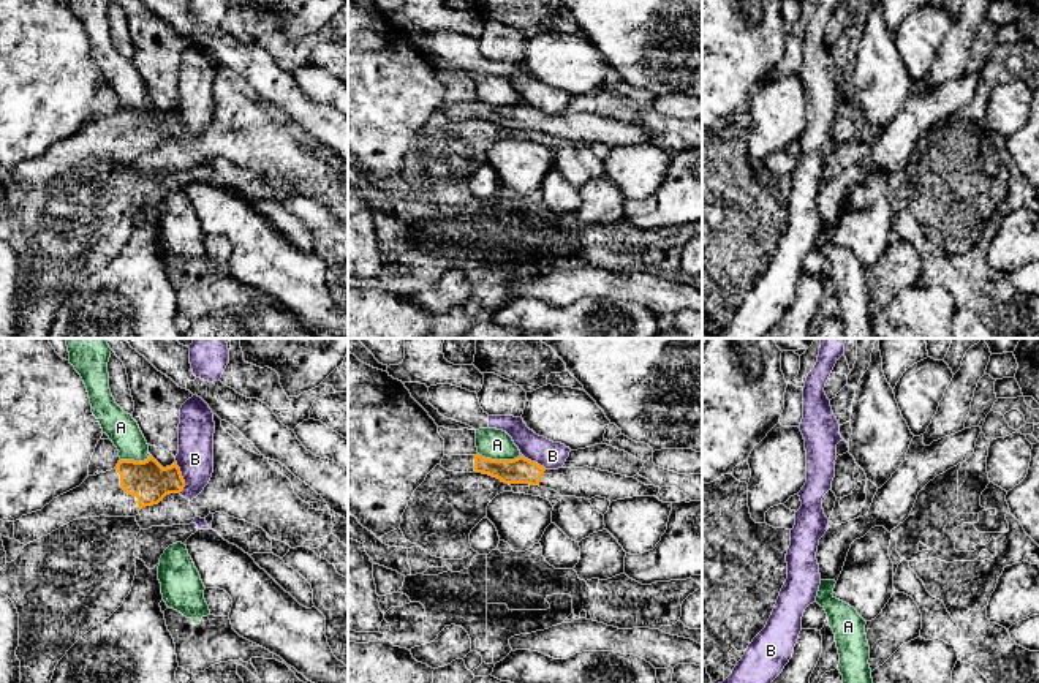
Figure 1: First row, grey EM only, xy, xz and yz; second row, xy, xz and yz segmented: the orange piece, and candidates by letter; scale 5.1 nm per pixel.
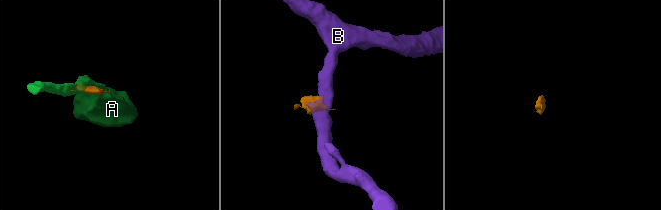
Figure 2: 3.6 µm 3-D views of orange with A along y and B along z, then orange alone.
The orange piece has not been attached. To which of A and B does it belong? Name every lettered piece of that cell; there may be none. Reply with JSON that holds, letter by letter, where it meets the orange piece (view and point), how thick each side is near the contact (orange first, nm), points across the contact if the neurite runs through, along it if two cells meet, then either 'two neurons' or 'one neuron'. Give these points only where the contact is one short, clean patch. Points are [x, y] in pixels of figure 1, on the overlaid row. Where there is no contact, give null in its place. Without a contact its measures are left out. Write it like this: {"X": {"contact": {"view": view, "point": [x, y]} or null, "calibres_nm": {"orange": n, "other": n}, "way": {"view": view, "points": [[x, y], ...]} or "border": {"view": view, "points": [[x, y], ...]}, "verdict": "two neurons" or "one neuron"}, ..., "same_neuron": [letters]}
{"A": {"contact": {"view": "xz", "point": [498, 460]}, "calibres_nm": {"orange": 140, "other": 160}, "border": {"view": "xz", "points": [[478, 452], [492, 459], [517, 457]]}, "verdict": "two neurons"}, "B": {"contact": {"view": "xy", "point": [181, 476]}, "calibres_nm": {"orange": 200, "other": 190}, "border": {"view": "xy", "points": [[176, 460], [184, 481], [181, 492]]}, "verdict": "two neurons"}, "same_neuron": []}

